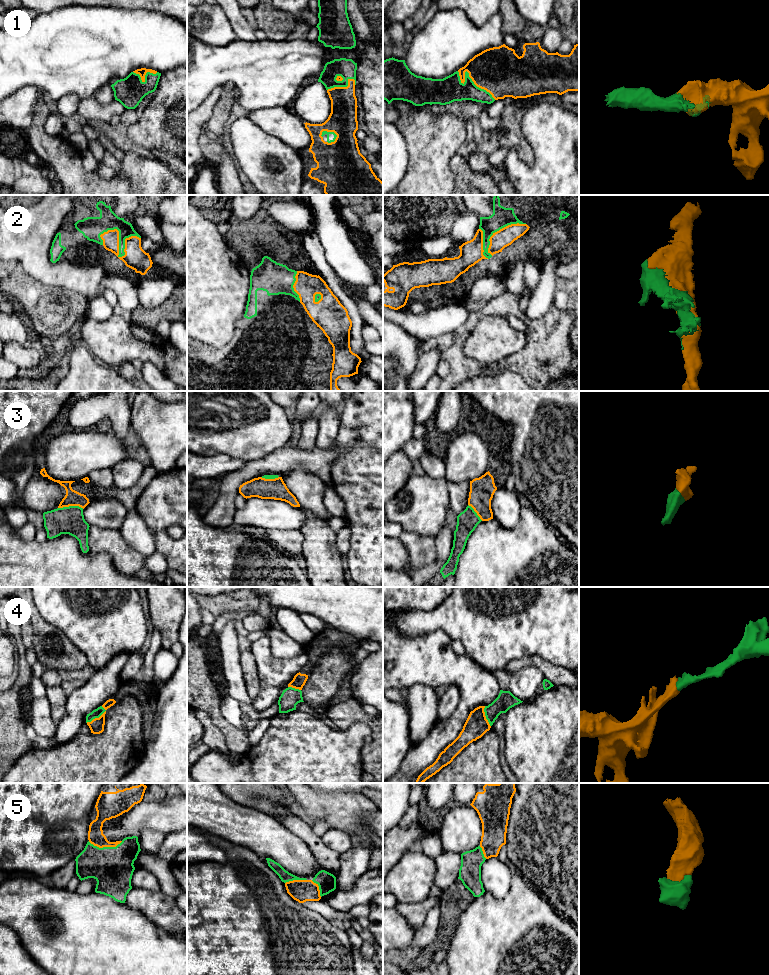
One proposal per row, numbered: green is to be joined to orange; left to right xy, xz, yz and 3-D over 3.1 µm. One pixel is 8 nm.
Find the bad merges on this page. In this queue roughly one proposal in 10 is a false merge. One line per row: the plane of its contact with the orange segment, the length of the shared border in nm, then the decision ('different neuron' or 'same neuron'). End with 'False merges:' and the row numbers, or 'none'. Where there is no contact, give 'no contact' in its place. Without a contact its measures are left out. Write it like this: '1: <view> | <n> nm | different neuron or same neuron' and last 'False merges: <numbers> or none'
1: yz | 380 nm | same neuron
2: xy | 340 nm | same neuron
3: xy | 200 nm | same neuron
4: xy | 190 nm | same neuron
5: xy | 280 nm | same neuron
False merges: none

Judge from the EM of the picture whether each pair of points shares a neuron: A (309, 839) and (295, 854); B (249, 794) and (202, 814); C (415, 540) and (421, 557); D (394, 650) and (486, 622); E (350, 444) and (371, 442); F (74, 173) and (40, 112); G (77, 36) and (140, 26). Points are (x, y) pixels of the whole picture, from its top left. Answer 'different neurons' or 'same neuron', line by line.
A: different neurons
B: different neurons
C: same neuron
D: different neurons
E: same neuron
F: same neuron
G: same neuron

